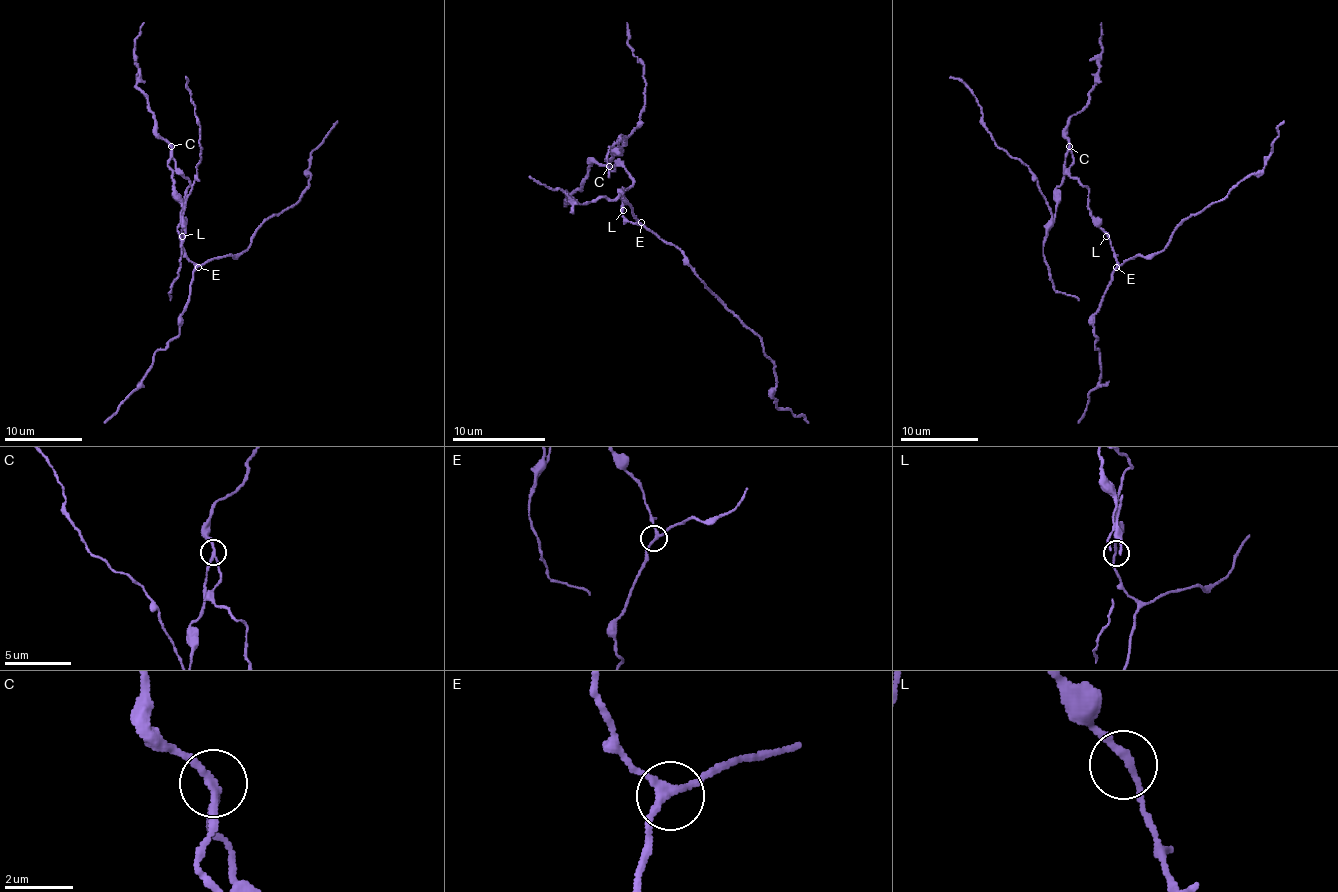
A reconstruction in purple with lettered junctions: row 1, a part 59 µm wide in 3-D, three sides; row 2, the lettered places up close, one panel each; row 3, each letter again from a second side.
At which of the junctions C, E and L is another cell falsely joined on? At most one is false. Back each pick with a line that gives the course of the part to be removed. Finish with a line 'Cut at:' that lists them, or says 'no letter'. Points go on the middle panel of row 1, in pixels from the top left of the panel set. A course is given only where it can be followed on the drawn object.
C: (609, 166), (606, 161), (623, 150), (639, 122), (646, 82), (627, 38), (627, 22)
Cut at: C

